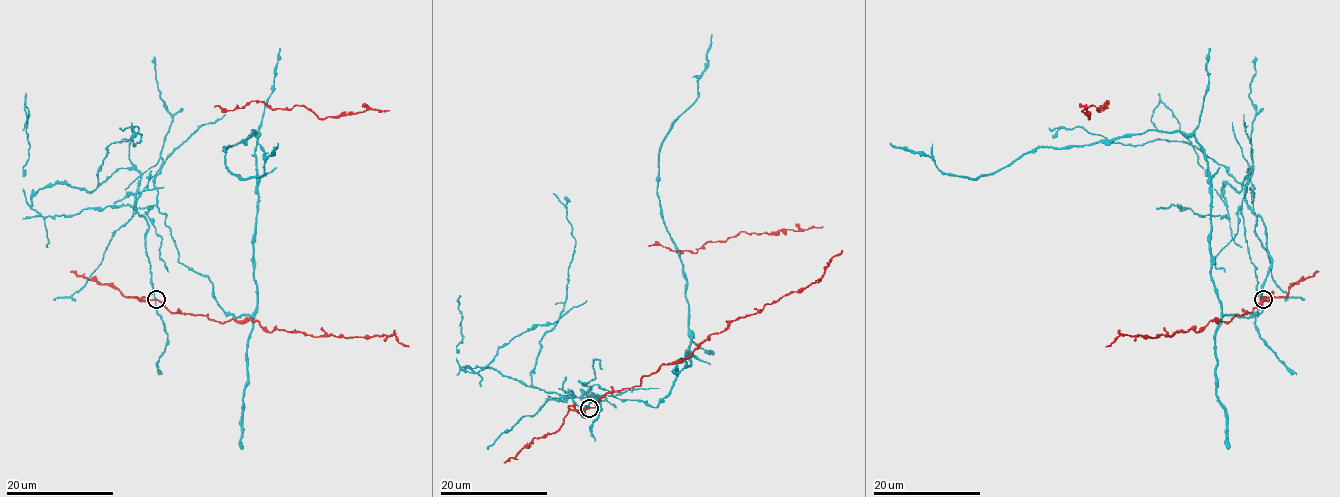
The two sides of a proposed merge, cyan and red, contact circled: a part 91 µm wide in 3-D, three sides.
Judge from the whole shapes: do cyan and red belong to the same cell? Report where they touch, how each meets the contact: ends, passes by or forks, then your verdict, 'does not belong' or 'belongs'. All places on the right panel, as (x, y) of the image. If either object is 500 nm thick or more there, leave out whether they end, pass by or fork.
at (1263, 299); cyan passes by; red passes by; does not belong

